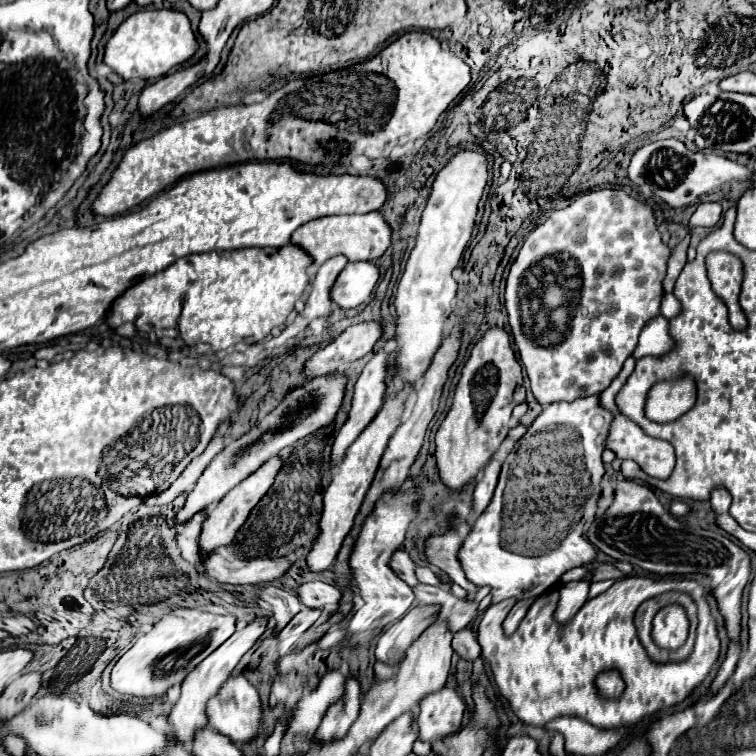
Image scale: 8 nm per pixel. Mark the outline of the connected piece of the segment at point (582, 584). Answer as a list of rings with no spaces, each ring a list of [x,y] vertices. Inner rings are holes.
[[[580,579],[580,581],[566,583],[558,589],[560,591],[560,601],[558,601],[558,609],[554,613],[556,621],[566,623],[576,615],[580,605],[584,605],[584,601],[588,599],[588,587],[590,587],[590,581]]]

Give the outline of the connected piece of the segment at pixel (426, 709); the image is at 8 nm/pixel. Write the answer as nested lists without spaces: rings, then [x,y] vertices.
[[[442,687],[440,691],[428,693],[418,707],[420,713],[416,723],[420,727],[418,737],[422,741],[430,741],[434,737],[448,737],[462,727],[462,715],[466,705],[450,687]]]

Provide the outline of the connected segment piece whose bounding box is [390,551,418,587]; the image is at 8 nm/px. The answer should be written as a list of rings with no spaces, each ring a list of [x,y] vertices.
[[[396,551],[394,557],[392,557],[392,561],[390,561],[390,567],[392,567],[392,571],[394,571],[398,577],[402,577],[402,581],[406,581],[410,587],[414,587],[414,585],[418,583],[416,575],[414,575],[414,563],[412,563],[412,559],[410,559],[408,553]]]

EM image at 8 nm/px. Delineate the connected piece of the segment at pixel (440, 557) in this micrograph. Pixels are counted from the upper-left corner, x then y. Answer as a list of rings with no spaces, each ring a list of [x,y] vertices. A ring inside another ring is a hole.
[[[456,529],[448,531],[448,535],[432,537],[428,541],[428,559],[430,559],[430,563],[434,563],[440,569],[444,569],[454,583],[464,587],[468,591],[466,601],[472,601],[474,595],[478,593],[478,589],[470,581],[466,581],[464,571],[460,569],[460,563],[458,563],[458,557],[456,557],[460,545],[462,545],[462,537],[458,535]]]

